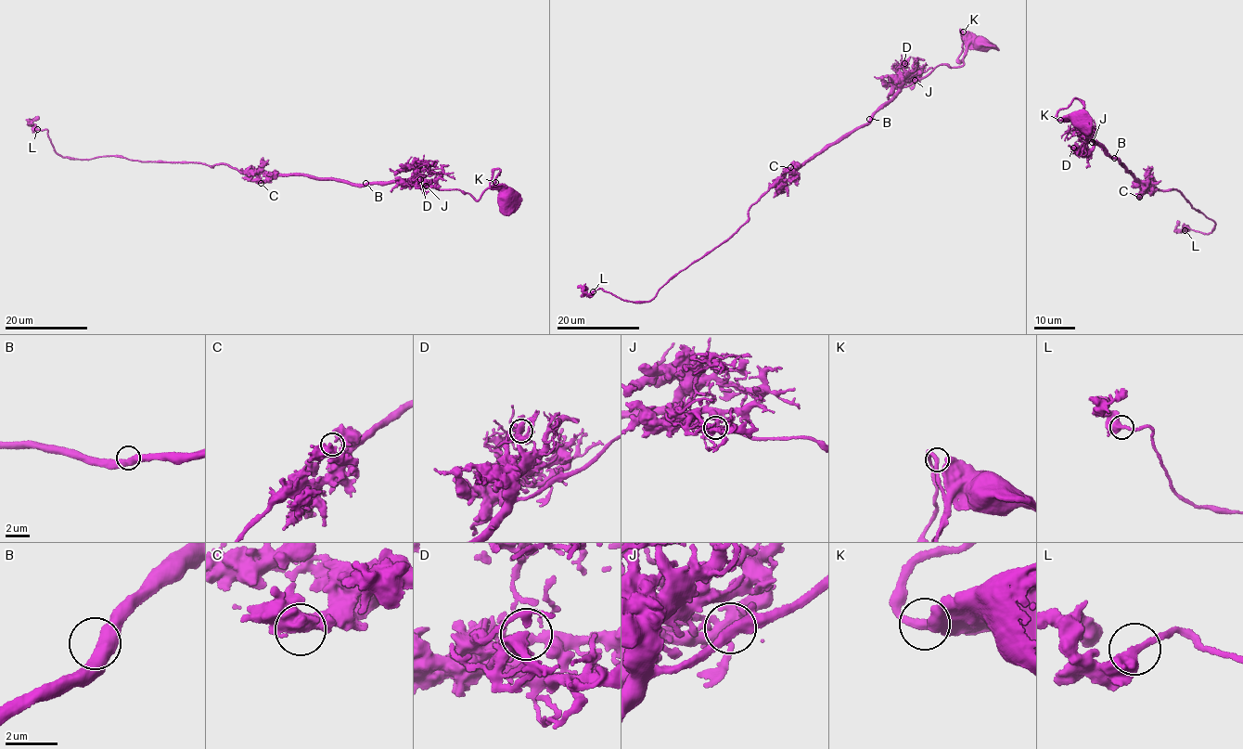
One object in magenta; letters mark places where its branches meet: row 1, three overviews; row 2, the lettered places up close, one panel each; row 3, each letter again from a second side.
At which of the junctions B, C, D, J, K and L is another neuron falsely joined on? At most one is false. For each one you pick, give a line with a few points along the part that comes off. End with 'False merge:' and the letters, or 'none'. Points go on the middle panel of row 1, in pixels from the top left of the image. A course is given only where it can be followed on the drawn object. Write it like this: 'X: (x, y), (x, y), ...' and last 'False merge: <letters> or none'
False merge: none

